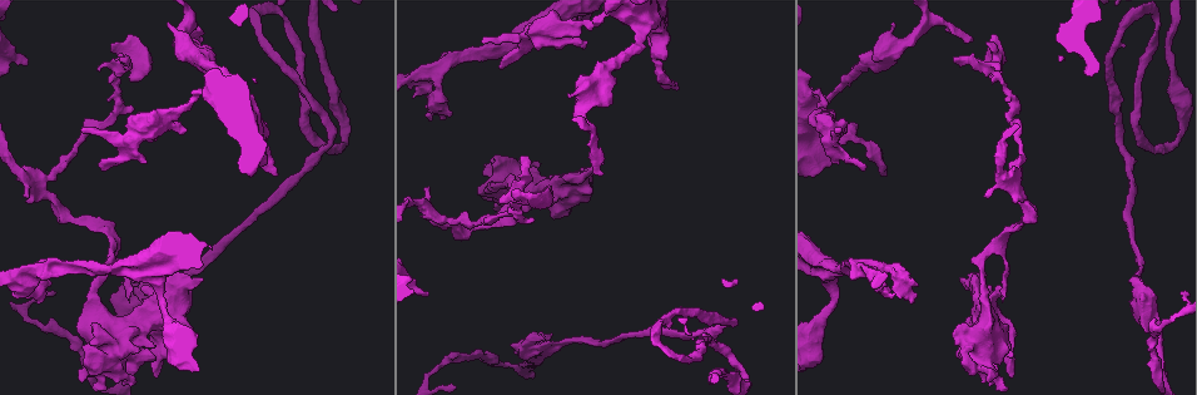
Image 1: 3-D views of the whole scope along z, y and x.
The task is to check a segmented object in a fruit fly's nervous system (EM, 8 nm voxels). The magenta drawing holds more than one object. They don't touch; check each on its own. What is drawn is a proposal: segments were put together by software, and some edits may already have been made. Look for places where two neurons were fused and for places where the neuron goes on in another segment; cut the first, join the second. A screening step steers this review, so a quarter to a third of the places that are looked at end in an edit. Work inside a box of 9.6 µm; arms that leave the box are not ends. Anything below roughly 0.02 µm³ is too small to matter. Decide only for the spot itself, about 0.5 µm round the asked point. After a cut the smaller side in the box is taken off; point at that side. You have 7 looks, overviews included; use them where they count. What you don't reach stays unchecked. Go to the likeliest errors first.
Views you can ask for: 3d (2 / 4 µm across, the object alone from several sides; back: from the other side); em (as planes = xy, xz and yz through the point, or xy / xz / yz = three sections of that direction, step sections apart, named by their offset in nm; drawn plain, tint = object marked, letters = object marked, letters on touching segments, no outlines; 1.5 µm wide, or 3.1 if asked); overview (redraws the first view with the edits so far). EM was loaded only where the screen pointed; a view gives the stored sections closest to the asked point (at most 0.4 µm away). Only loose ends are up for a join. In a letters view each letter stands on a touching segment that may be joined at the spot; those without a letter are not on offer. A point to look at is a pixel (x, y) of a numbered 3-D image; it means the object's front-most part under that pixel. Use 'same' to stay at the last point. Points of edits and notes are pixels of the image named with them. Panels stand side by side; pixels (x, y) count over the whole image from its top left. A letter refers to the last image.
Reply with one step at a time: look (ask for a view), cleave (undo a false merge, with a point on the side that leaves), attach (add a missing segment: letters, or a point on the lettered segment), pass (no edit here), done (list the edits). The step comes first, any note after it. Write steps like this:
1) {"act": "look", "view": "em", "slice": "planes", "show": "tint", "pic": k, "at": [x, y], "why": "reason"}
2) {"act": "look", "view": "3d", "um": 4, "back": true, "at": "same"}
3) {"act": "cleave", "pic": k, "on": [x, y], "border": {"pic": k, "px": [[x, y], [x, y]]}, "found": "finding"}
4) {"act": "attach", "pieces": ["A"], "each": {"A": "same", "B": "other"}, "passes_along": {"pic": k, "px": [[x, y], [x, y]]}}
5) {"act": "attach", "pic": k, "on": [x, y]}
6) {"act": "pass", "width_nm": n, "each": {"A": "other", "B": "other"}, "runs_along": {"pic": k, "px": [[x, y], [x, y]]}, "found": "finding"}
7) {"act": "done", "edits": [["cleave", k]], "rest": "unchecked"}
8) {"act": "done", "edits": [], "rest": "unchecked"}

{"act": "look", "view": "em", "slice": "xz", "step": 8, "show": "tint", "pic": 1, "at": [201, 41], "why": "an open end"}

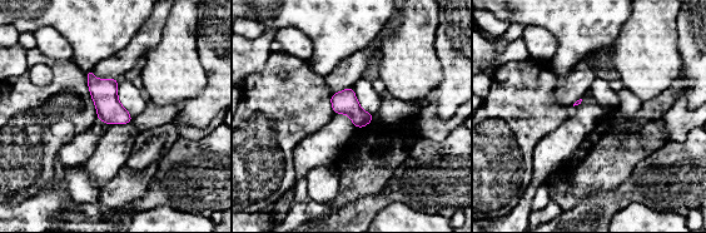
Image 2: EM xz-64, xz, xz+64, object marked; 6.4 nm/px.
{"act": "look", "view": "em", "slice": "planes", "show": "letters", "at": "same"}

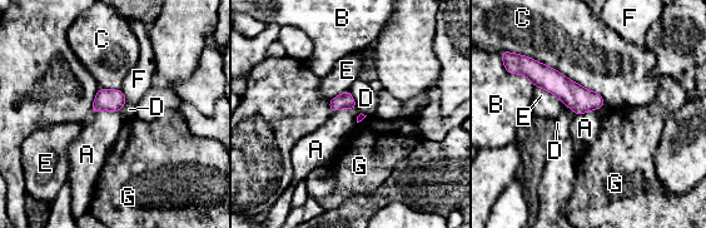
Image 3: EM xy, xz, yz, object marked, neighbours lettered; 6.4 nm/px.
{"act": "pass", "width_nm": 100, "each": {"A": "other", "B": "other", "C": "other", "D": "other", "E": "other", "F": "other", "G": "other"}, "border": {"pic": 3, "px": [[348, 90], [357, 107]]}, "found": "none of them fits"}

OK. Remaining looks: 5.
{"act": "look", "view": "3d", "um": 2, "pic": 1, "at": [427, 293], "why": "branch stops here"}

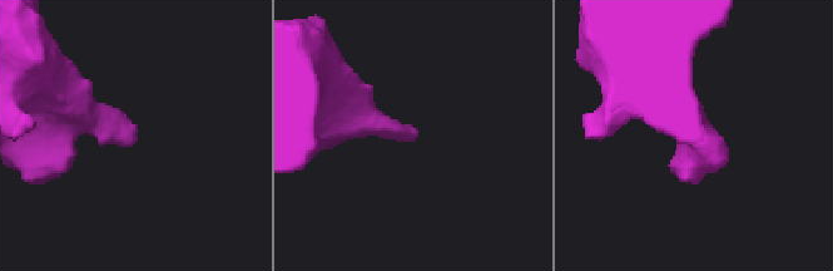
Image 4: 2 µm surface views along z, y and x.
{"act": "look", "view": "em", "slice": "xz", "step": 8, "show": "tint", "pic": 4, "at": [134, 143], "why": "shape alone is not enough"}

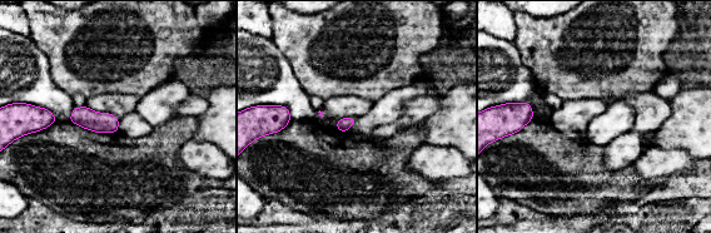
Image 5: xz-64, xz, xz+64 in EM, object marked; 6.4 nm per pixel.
{"act": "look", "view": "em", "slice": "xz", "step": 8, "show": "letters", "at": "same", "why": "what lies round it"}

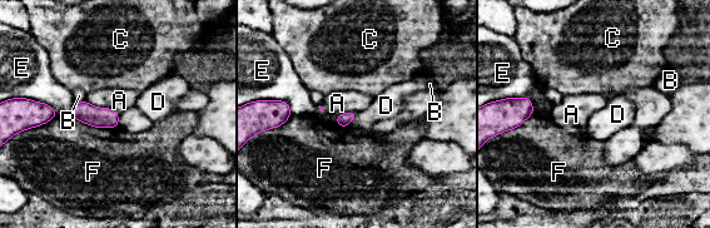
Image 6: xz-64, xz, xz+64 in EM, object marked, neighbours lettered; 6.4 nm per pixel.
{"act": "pass", "longest_contact_nm": ["F", 320], "each": {"A": "other", "B": "other", "C": "other", "D": "other", "E": "other", "F": "other"}, "border": {"pic": 6, "px": [[356, 113], [346, 127]]}, "found": "no lettered segment goes on from it"}

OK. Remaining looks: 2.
{"act": "look", "view": "em", "slice": "planes", "show": "letters", "pic": 1, "at": [502, 66], "why": "thin end"}

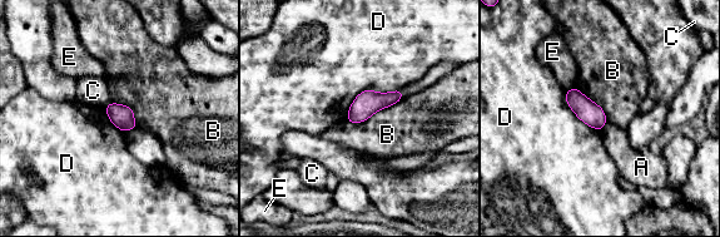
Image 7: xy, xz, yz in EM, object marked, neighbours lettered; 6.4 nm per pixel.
{"act": "pass", "each": {"A": "other", "B": "other", "C": "other", "D": "other", "E": "other"}, "border": {"pic": 7, "px": [[401, 98], [360, 122], [347, 122]]}, "found": "none of them fits"}

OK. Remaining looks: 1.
{"act": "done", "edits": [], "rest": "unchecked"}

